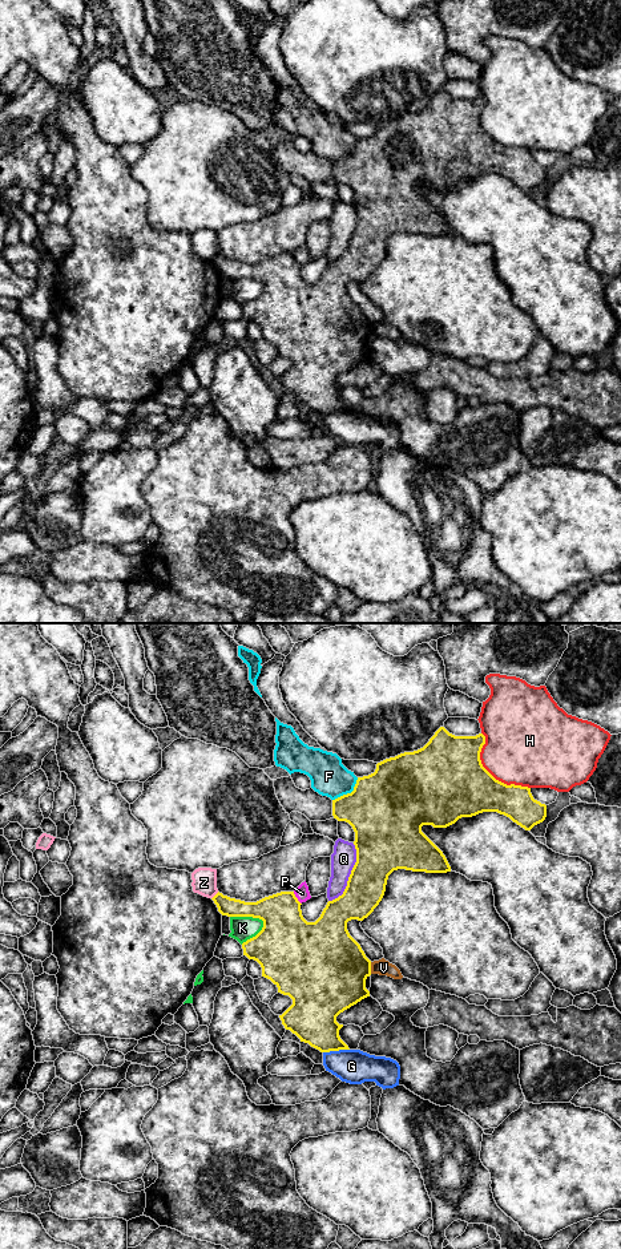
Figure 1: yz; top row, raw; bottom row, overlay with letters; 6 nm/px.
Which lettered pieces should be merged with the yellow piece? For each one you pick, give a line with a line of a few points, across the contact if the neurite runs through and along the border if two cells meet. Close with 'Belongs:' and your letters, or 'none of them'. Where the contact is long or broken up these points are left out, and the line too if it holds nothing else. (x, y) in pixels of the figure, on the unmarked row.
Belongs: none of them

